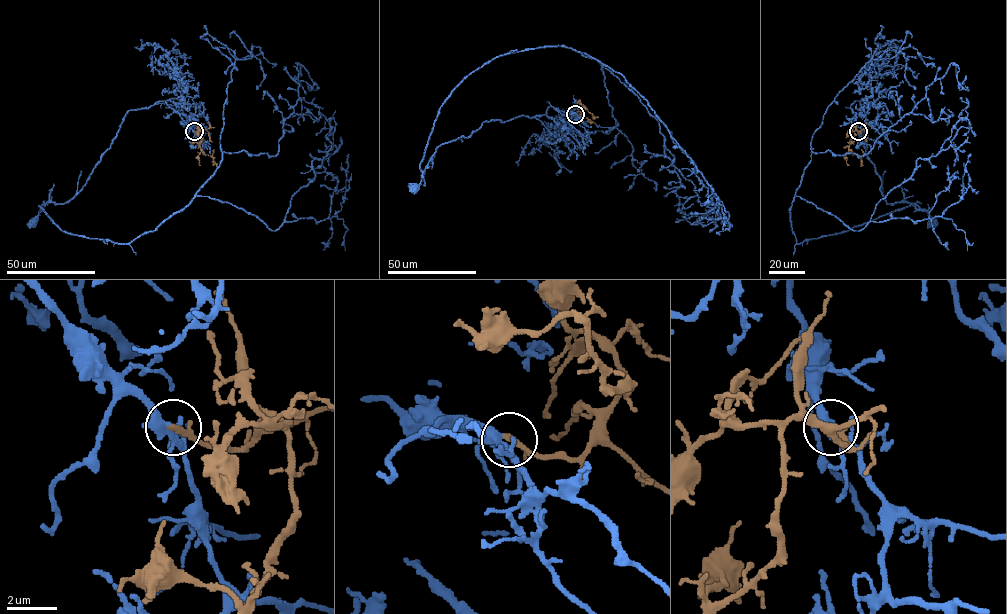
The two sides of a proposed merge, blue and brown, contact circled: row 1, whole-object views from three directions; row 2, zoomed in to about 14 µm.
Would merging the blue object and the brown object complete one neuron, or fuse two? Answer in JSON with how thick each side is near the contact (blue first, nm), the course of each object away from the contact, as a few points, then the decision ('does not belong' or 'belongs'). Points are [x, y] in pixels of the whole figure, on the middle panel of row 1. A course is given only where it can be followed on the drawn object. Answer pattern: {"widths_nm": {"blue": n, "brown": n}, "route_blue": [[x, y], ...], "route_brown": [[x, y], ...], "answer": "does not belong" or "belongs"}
{"widths_nm": {"blue": 280, "brown": 180}, "route_blue": [[575, 114], [549, 106], [546, 114], [485, 121], [469, 137], [441, 144], [415, 189]], "route_brown": [[575, 114], [580, 115], [584, 110], [581, 104], [597, 117]], "answer": "belongs"}

